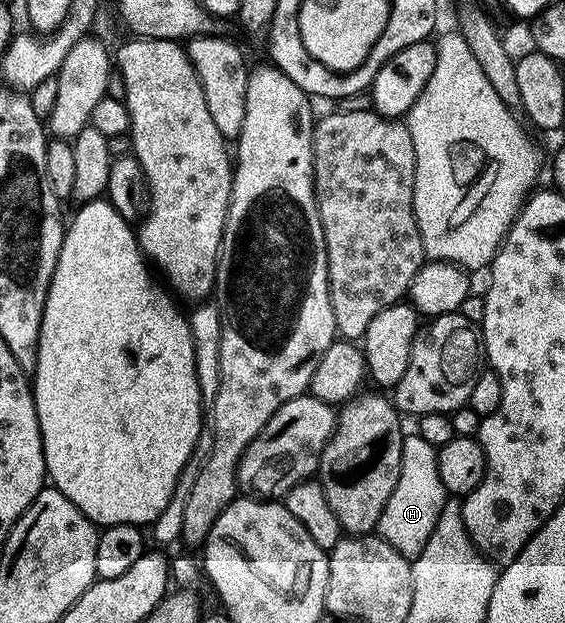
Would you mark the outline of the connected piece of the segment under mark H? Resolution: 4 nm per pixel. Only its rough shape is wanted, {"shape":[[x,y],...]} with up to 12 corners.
{"shape":[[400,443],[401,471],[377,530],[414,560],[447,495],[438,447]]}

